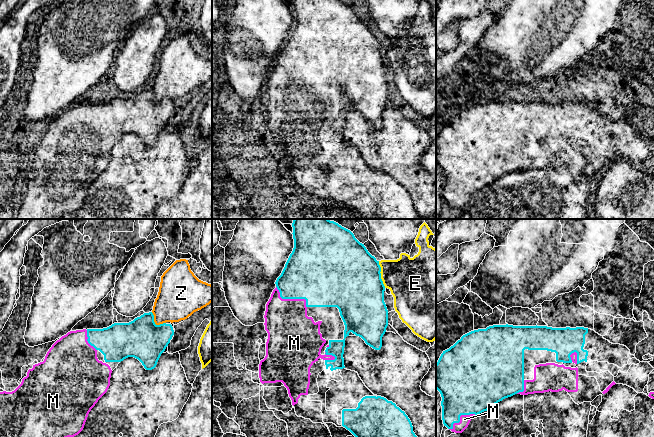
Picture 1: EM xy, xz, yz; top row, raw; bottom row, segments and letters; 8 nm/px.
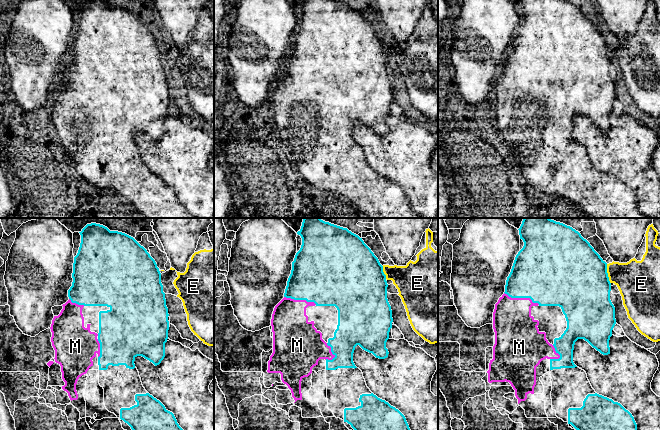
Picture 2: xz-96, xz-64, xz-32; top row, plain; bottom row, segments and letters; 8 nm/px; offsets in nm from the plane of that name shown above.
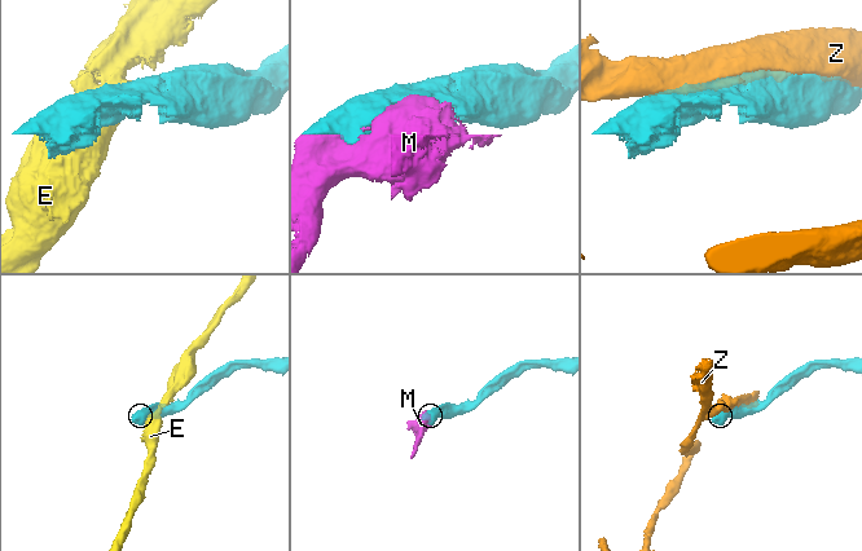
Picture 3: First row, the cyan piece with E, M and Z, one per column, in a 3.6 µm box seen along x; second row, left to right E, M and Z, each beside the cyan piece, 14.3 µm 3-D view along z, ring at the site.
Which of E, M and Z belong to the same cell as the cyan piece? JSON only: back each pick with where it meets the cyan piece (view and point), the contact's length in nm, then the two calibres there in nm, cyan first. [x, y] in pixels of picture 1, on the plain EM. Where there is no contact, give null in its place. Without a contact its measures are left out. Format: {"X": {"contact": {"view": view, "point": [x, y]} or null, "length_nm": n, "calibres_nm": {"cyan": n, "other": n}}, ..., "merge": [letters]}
{"M": {"contact": {"view": "xz", "point": [291, 74]}, "length_nm": 300, "calibres_nm": {"cyan": 420, "other": 360}}, "merge": ["M"]}

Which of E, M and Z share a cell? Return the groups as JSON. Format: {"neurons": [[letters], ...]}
{"neurons": [["E"], ["M"], ["Z"]]}

